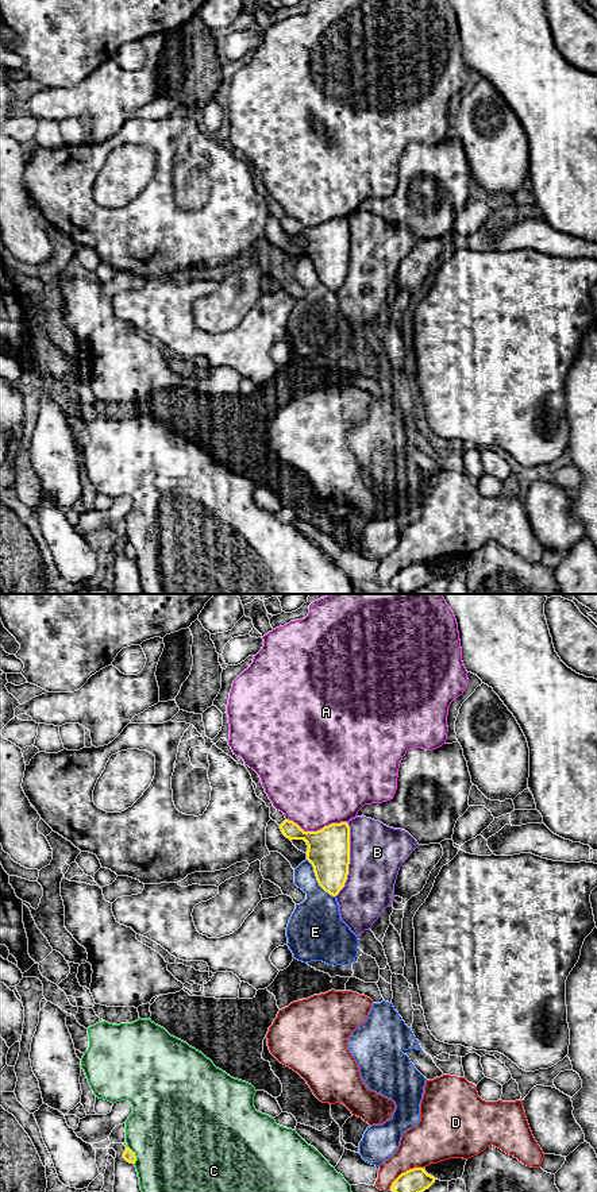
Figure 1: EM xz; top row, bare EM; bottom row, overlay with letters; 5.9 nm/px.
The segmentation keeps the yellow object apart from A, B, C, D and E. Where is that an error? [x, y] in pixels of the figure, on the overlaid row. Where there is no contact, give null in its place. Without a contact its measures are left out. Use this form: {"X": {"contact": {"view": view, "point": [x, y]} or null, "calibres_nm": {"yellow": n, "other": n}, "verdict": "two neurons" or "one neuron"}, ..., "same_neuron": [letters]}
{"A": {"contact": {"view": "xz", "point": [318, 830]}, "calibres_nm": {"yellow": 260, "other": 460}, "verdict": "two neurons"}, "B": {"contact": {"view": "xz", "point": [349, 860]}, "calibres_nm": {"yellow": 260, "other": 320}, "verdict": "two neurons"}, "C": {"contact": {"view": "xz", "point": [134, 1154]}, "calibres_nm": {"yellow": 70, "other": 480}, "verdict": "two neurons"}, "D": {"contact": {"view": "xz", "point": [404, 1172]}, "calibres_nm": {"yellow": 140, "other": 260}, "verdict": "two neurons"}, "E": {"contact": {"view": "xz", "point": [316, 879]}, "calibres_nm": {"yellow": 260, "other": 280}, "verdict": "two neurons"}, "same_neuron": []}

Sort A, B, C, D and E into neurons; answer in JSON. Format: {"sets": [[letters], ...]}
{"sets": [["A"], ["B"], ["C"], ["D"], ["E"]]}

